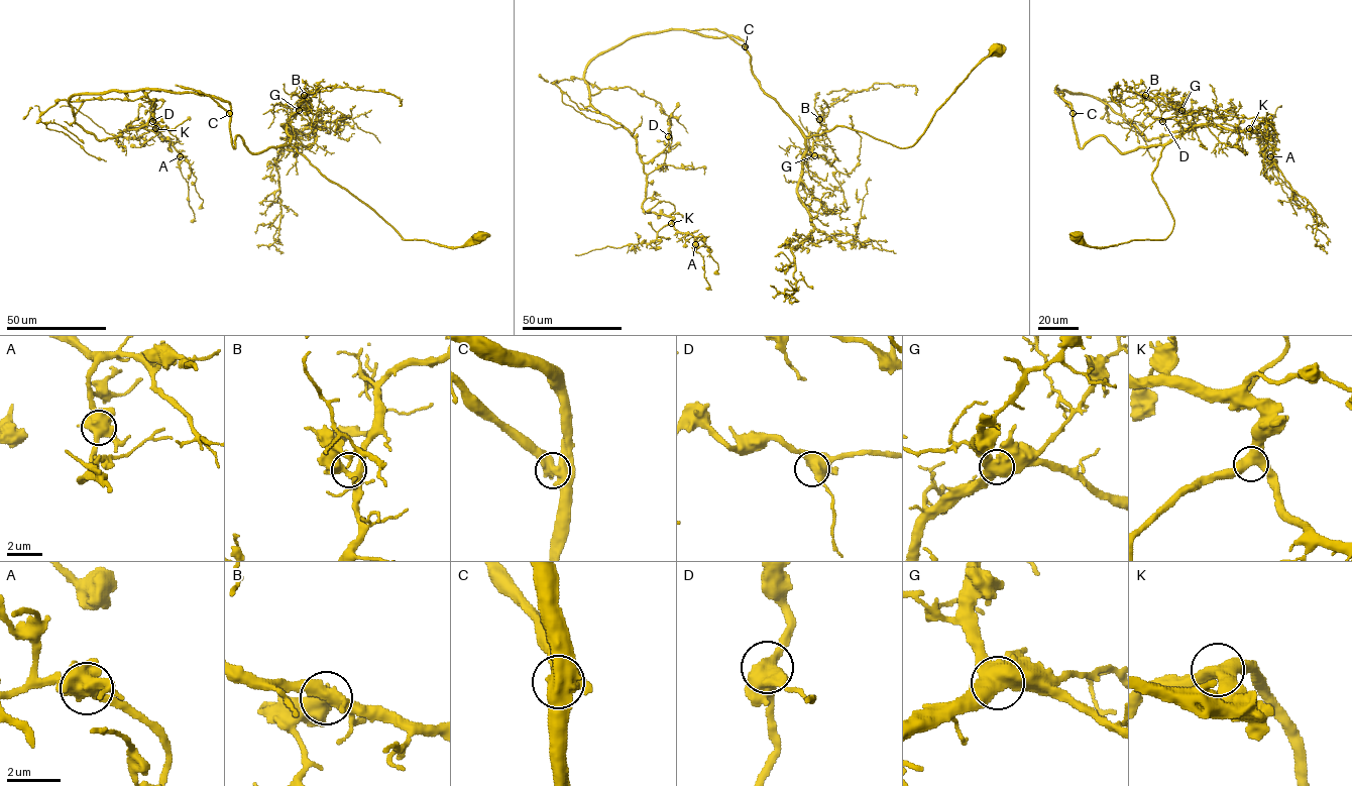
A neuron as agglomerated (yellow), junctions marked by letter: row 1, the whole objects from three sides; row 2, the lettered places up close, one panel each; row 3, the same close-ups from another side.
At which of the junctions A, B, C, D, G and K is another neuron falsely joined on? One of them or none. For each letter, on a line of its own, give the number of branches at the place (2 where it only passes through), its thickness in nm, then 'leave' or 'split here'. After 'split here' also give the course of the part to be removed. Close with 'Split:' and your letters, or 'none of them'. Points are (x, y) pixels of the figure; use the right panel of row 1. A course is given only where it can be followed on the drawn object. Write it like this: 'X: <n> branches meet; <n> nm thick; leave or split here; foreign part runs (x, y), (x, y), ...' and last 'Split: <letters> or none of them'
A: 4 branches meet; 650 nm thick; leave
B: 4 branches meet; 400 nm thick; leave
C: 4 branches meet; 600 nm thick; split here; foreign part runs (1073, 114), (1056, 93), (1057, 85)
D: 3 branches meet; 550 nm thick; leave
G: 3 branches meet; 550 nm thick; leave
K: 3 branches meet; 480 nm thick; leave
Split: C

